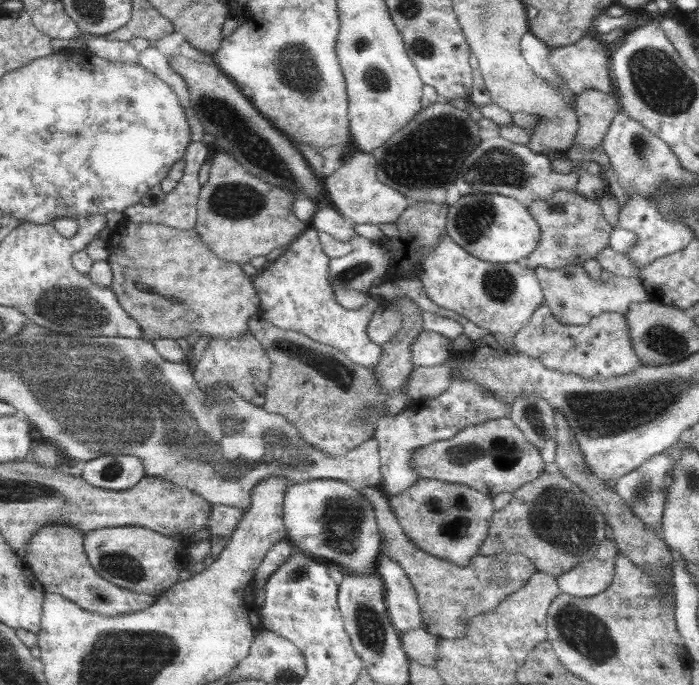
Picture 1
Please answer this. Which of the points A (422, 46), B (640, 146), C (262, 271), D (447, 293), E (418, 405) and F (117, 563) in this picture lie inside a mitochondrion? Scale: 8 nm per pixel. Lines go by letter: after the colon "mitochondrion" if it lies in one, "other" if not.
A: mitochondrion
B: mitochondrion
C: other
D: other
E: other
F: mitochondrion

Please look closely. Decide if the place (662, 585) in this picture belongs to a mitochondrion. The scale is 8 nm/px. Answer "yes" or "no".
no

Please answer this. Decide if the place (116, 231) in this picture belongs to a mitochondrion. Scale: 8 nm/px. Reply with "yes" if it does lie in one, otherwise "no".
no

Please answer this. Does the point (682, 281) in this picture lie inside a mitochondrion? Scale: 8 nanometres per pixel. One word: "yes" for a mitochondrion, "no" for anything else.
no

